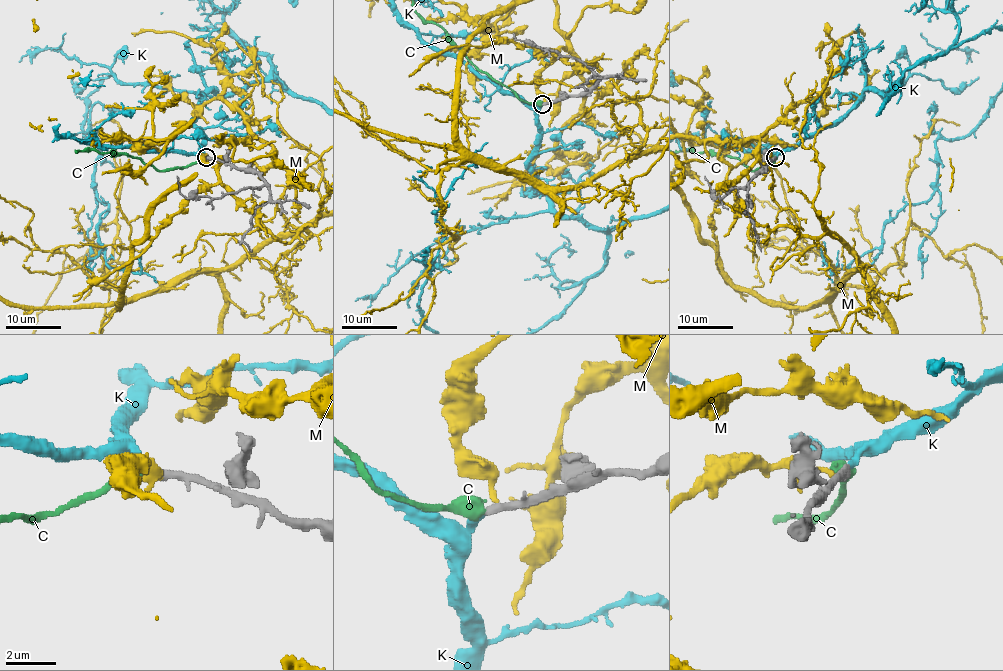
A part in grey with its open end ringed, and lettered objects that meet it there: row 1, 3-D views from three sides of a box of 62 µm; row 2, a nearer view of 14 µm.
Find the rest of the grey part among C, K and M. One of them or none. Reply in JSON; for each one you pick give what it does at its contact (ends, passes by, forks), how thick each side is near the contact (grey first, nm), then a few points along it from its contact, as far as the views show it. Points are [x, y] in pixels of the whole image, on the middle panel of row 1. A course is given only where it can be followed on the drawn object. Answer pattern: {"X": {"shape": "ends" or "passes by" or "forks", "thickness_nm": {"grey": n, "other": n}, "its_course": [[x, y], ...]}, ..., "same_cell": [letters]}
{"K": {"shape": "ends", "thickness_nm": {"grey": 360, "other": 280}}, "same_cell": ["K"]}

